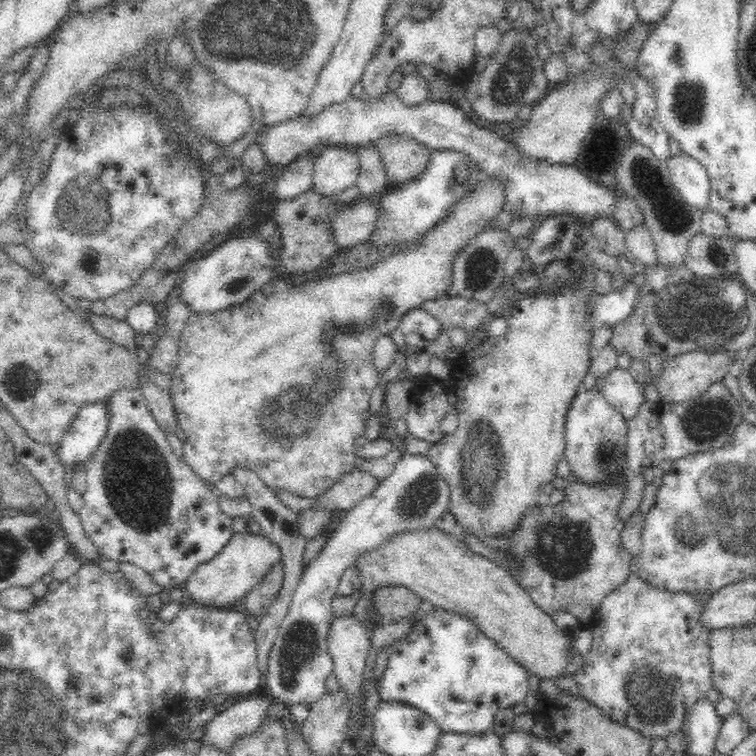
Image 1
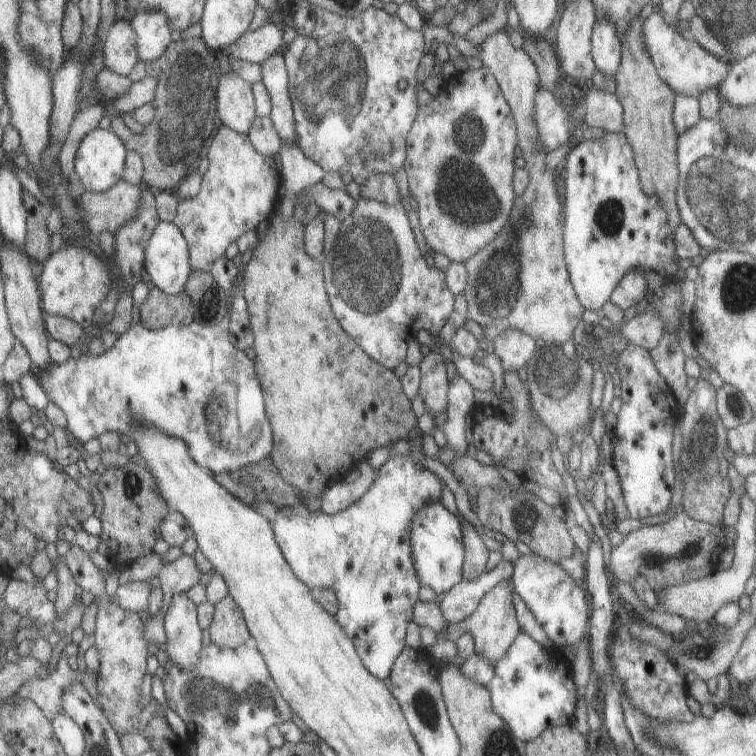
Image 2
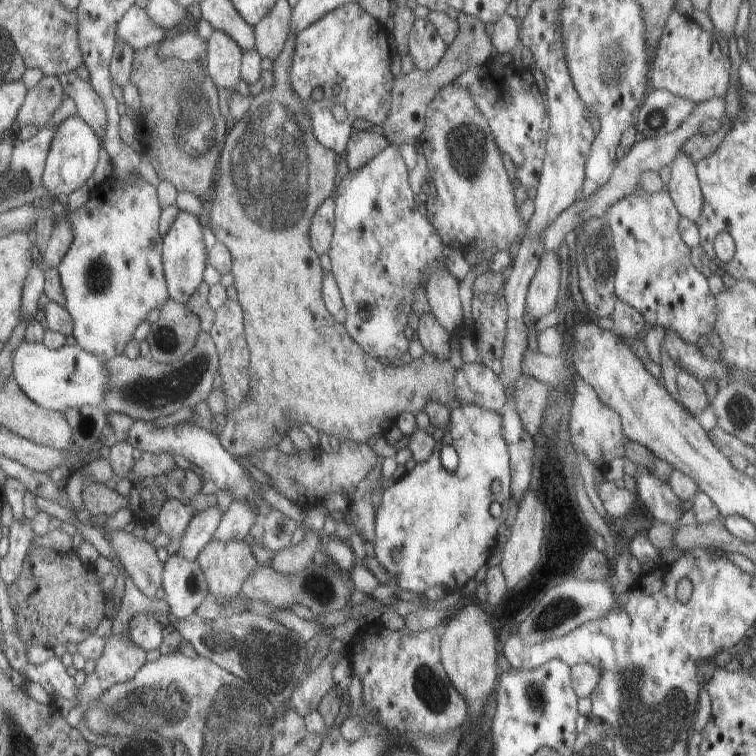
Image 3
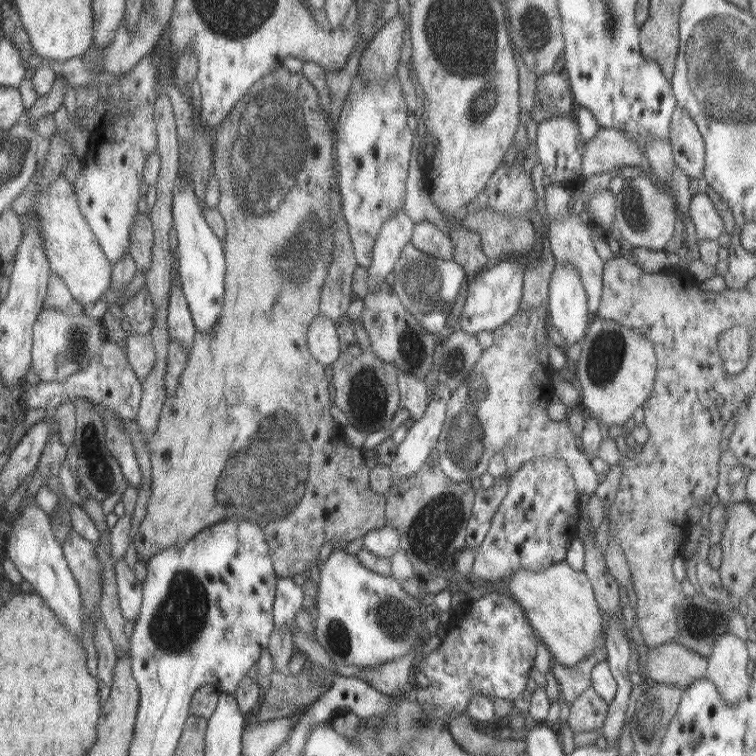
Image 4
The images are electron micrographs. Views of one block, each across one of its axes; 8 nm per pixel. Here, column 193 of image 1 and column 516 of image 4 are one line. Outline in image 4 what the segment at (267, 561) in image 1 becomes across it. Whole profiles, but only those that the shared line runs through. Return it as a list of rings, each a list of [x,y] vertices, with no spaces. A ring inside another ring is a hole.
[[[565,560],[541,572],[517,572],[507,580],[509,594],[517,598],[529,624],[535,628],[539,642],[547,646],[553,662],[565,668],[575,668],[581,660],[591,656],[603,638],[605,614],[595,598],[595,590],[585,572],[571,568]]]

